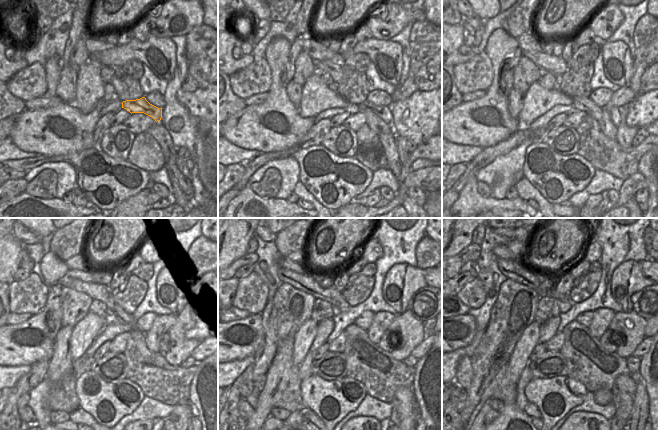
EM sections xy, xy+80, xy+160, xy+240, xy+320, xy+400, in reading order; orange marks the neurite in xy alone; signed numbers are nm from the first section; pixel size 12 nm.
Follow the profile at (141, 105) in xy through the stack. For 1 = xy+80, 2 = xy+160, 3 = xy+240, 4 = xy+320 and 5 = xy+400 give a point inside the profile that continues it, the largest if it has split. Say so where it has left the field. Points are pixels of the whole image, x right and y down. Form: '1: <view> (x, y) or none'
1: xy+80 (384, 112)
2: xy+160 (614, 112)
3: xy+240 (164, 346)
4: xy+320 (386, 343)
5: xy+400 (606, 343)

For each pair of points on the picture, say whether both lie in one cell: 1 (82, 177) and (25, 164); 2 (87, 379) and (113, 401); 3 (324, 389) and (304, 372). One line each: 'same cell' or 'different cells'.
1: same cell
2: same cell
3: different cells

